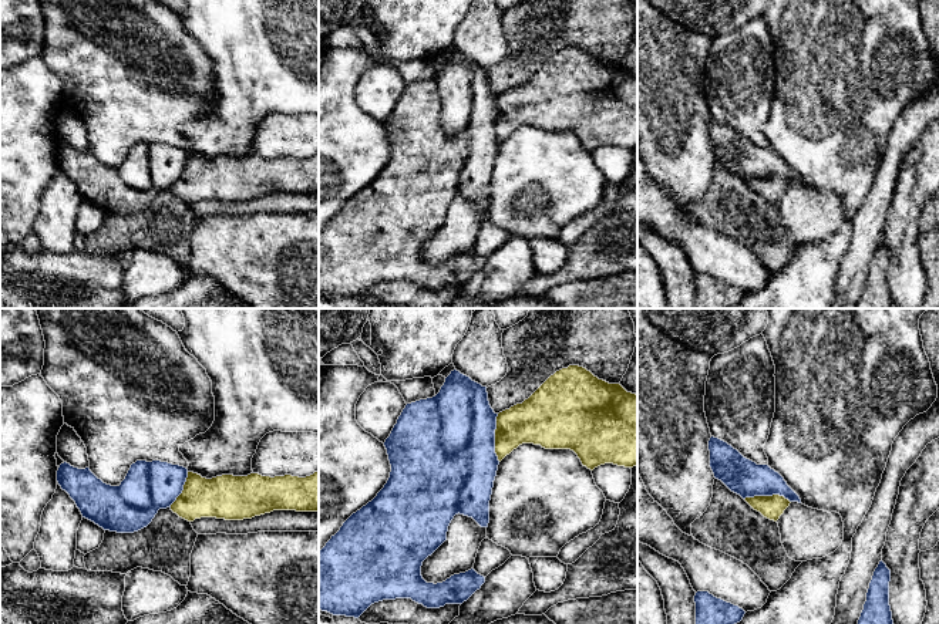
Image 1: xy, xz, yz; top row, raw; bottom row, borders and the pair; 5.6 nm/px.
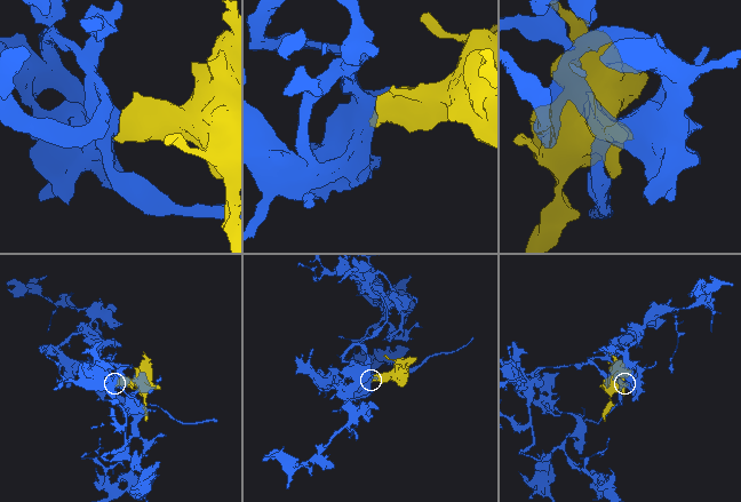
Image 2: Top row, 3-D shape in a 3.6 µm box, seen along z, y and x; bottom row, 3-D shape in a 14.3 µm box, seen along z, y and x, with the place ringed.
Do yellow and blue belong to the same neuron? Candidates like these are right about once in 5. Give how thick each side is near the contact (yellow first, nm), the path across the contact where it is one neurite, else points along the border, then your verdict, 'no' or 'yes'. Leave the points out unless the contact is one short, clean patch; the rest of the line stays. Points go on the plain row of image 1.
260 nm thick on the yellow side, 500 nm on the other; no

